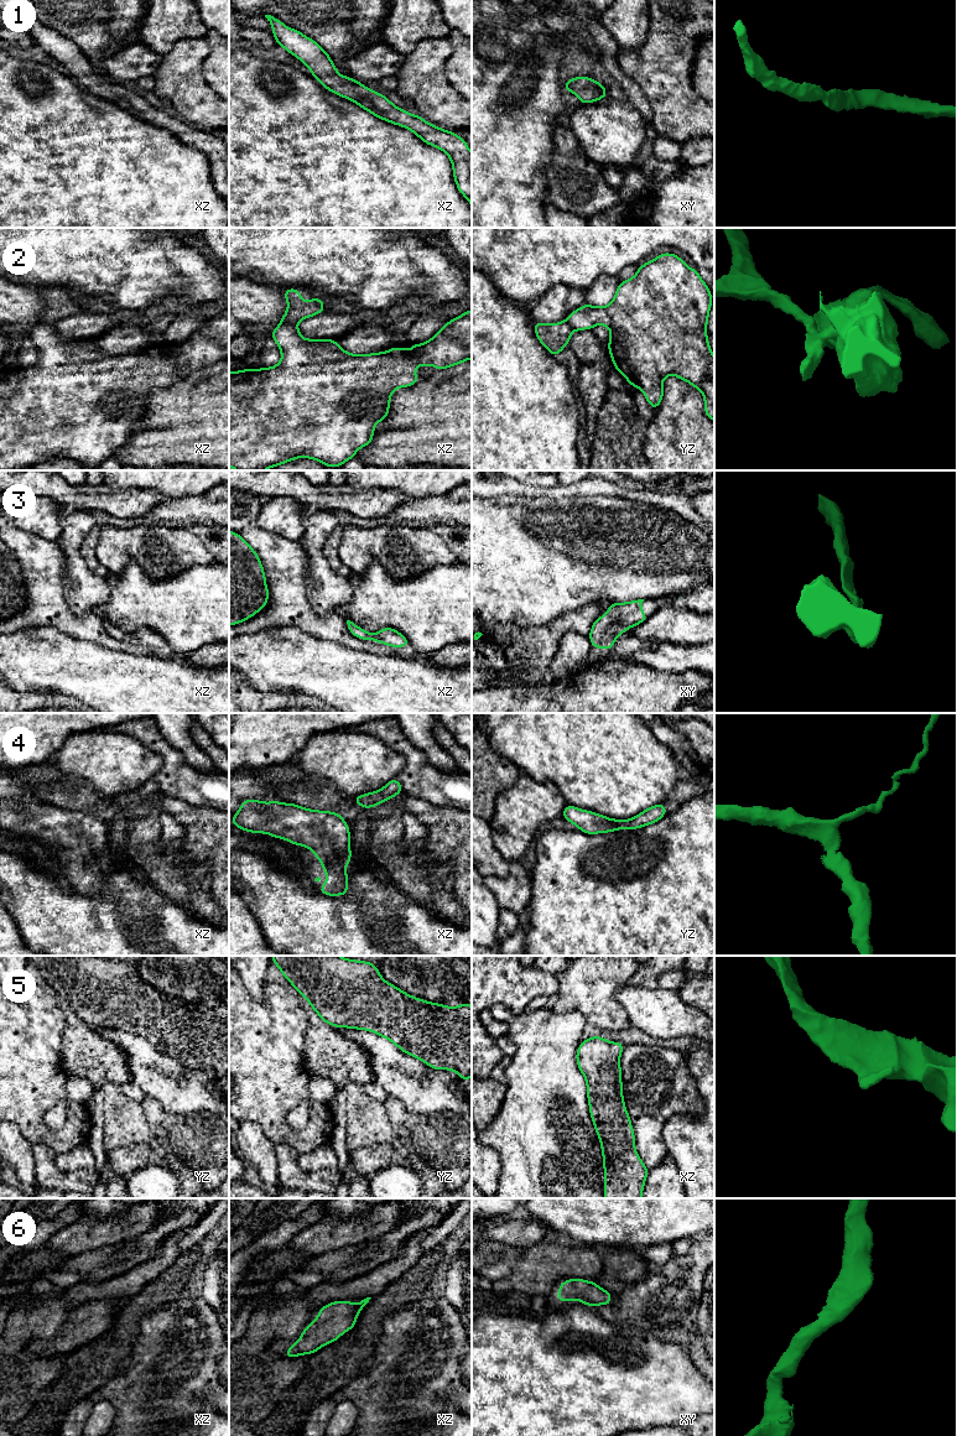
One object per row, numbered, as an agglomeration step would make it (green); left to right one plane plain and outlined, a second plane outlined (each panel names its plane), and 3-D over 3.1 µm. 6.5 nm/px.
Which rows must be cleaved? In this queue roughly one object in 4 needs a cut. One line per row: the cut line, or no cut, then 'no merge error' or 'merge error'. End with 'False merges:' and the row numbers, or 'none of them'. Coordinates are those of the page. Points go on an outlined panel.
1: no cut | no merge error
2: xz (280, 323), (295, 324) | merge error
3: no cut | no merge error
4: no cut | no merge error
5: no cut | no merge error
6: no cut | no merge error
False merges: 2

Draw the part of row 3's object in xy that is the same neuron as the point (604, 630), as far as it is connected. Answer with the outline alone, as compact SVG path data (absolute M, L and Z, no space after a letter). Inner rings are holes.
M644 599L628 603L613 603L608 614L599 616L592 625L589 640L593 647L610 650L618 635L643 621L649 615L641 612Z

